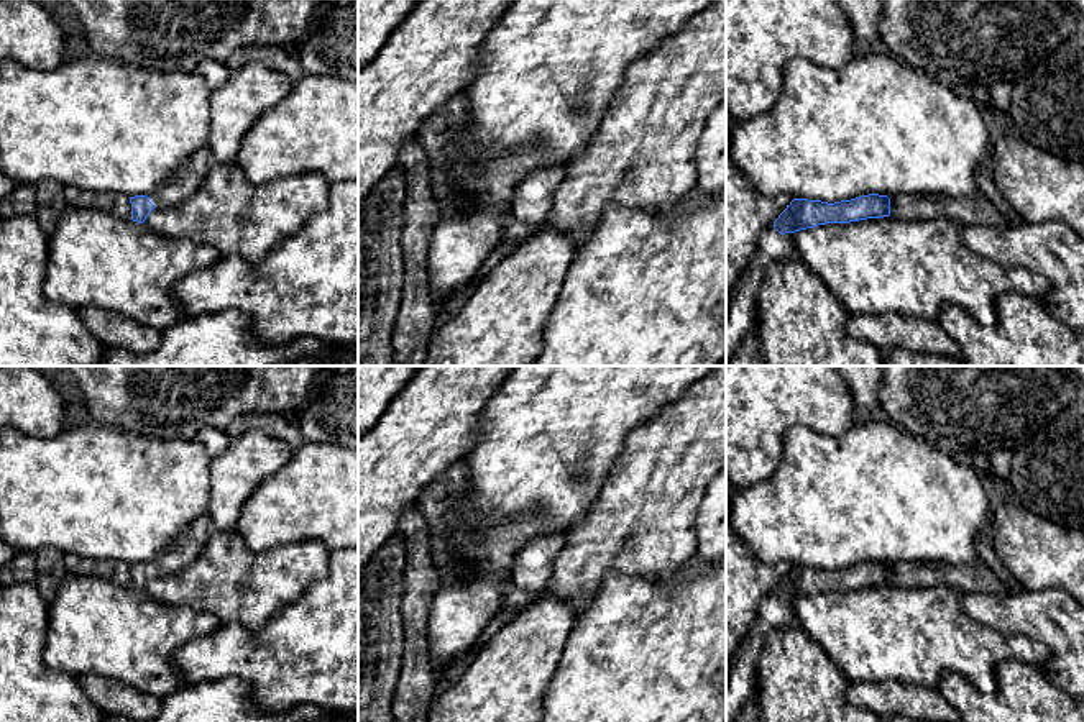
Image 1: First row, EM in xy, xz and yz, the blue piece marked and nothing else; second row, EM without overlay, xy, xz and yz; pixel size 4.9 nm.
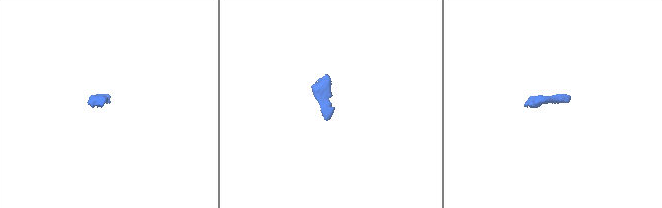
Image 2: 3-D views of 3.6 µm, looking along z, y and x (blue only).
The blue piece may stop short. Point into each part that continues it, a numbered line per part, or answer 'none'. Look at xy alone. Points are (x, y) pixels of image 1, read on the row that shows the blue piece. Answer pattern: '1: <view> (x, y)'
1: xy (184, 182)

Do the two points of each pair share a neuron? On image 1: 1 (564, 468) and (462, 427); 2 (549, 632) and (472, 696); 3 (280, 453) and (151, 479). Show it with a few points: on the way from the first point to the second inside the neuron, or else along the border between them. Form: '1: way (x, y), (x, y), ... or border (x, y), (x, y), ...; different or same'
1: border (491, 396), (483, 411), (475, 445), (462, 460); different
2: way (529, 652), (491, 690); same
3: border (212, 460), (207, 506); different

